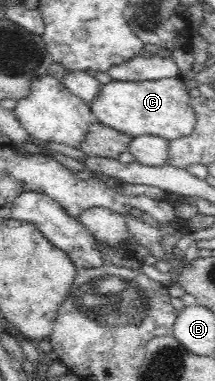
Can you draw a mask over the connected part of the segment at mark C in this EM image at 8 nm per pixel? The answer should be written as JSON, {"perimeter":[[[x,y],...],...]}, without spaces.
{"perimeter":[[[180,78],[139,82],[112,80],[101,87],[98,97],[91,103],[90,108],[96,121],[131,138],[152,134],[166,141],[172,141],[190,135],[197,124],[190,94]]]}

